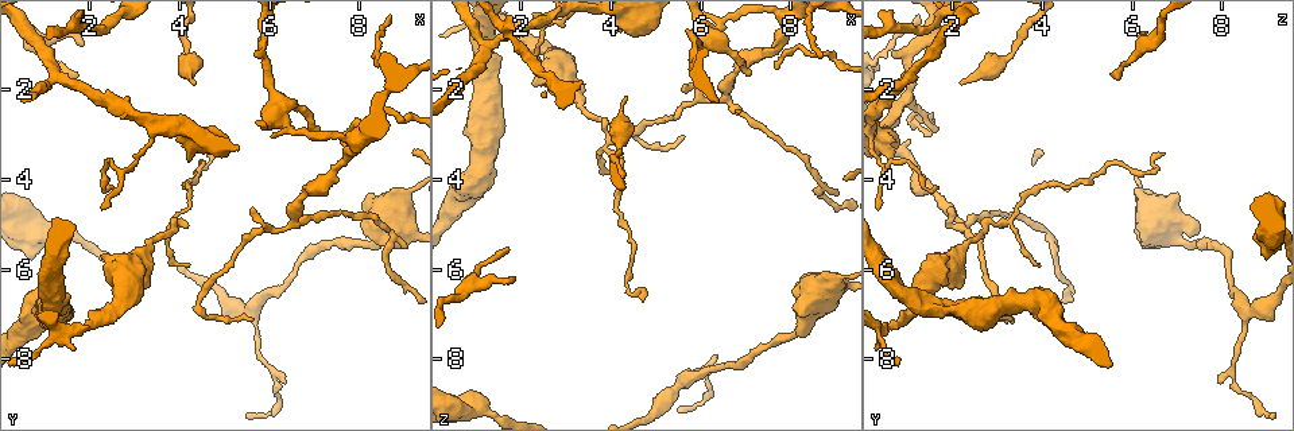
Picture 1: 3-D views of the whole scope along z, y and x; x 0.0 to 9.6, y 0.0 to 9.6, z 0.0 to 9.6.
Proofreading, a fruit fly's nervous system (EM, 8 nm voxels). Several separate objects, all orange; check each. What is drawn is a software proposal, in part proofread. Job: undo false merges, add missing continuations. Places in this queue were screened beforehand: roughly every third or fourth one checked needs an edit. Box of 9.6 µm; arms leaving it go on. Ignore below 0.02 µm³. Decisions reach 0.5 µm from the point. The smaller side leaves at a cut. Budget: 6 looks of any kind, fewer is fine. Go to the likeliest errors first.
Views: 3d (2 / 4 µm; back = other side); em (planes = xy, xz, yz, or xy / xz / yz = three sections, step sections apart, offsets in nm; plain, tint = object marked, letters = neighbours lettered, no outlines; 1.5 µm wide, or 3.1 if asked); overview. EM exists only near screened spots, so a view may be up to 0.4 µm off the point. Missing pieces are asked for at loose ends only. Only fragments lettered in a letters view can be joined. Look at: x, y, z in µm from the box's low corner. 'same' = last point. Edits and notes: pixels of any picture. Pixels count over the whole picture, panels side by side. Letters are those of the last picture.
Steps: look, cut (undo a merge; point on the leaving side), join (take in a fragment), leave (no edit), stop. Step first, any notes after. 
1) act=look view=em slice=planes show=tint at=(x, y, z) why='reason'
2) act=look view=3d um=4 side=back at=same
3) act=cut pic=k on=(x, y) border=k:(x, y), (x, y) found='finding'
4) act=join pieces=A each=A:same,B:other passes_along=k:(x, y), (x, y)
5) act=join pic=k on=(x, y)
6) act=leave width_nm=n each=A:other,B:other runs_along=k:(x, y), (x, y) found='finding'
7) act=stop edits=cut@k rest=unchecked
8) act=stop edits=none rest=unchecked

act=look view=3d um=2 side=back at=(7.10, 2.85, 1.65) why='thin end'

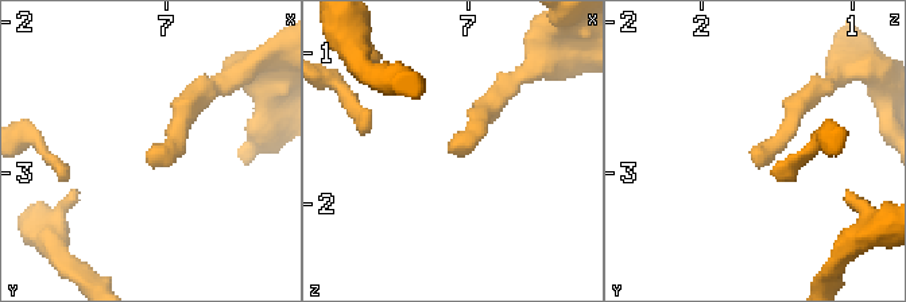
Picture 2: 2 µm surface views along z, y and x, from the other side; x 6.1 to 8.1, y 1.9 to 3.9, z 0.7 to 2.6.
act=look view=em slice=planes show=plain at=(7.12, 2.88, 1.60)

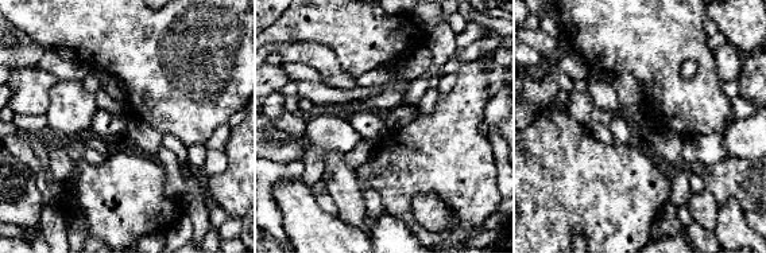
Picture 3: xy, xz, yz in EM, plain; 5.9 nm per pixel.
act=look view=em slice=planes show=letters at=same why='what lies round it'

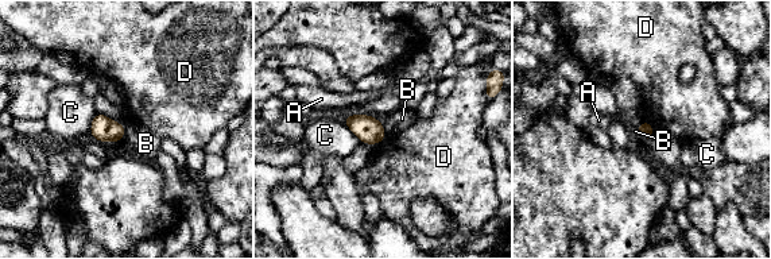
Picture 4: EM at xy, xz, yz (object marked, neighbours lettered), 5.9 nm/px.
act=leave each=A:other,B:other,C:other,D:other border=4:(126, 126), (123, 138) found='none of them fits'

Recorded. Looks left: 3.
act=look view=3d um=2 at=(1.65, 1.70, 5.55)

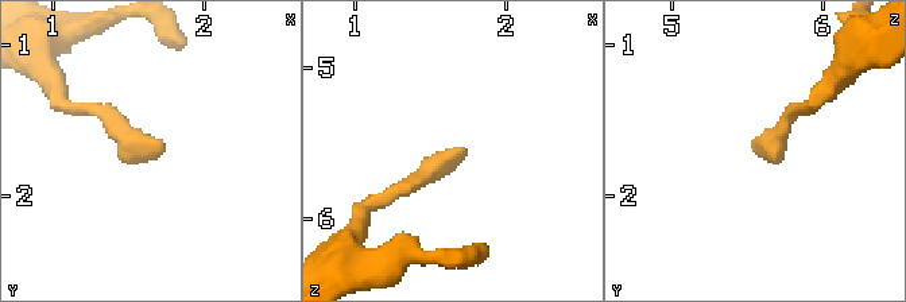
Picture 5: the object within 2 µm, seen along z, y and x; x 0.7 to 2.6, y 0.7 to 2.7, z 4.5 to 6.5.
act=look view=em slice=planes show=letters at=(1.70, 1.76, 5.58)

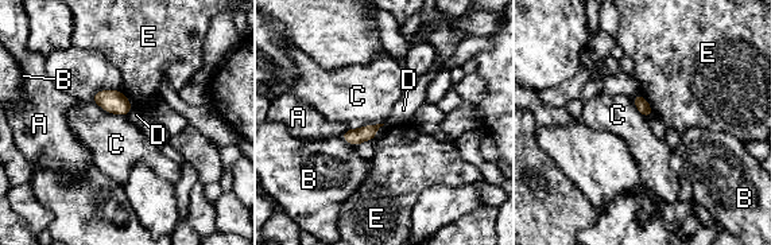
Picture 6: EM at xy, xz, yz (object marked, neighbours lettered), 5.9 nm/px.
act=leave each=A:other,B:other,C:other,D:other,E:other border=6:(90, 101), (109, 112), (126, 116) found='none of them fits'

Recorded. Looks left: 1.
act=stop edits=none rest=unchecked

